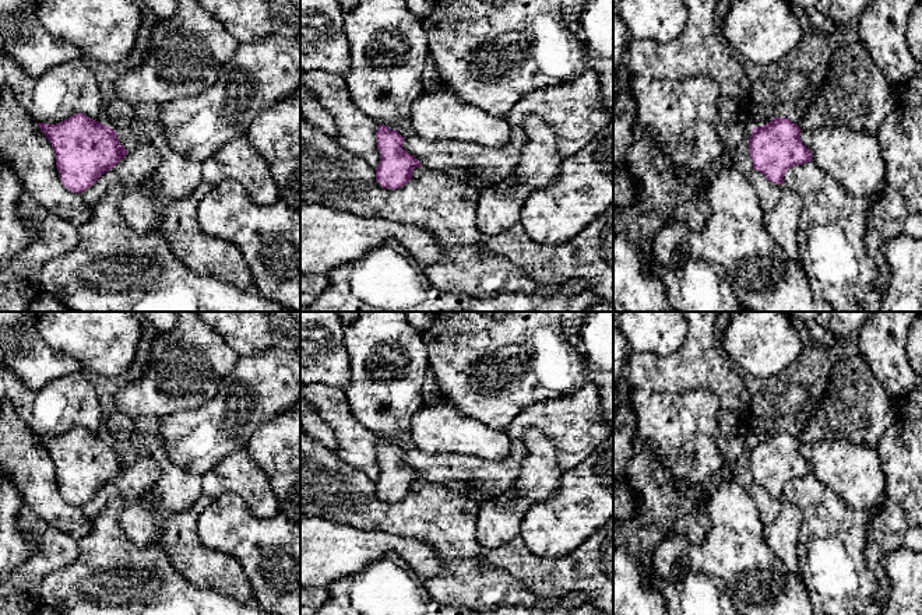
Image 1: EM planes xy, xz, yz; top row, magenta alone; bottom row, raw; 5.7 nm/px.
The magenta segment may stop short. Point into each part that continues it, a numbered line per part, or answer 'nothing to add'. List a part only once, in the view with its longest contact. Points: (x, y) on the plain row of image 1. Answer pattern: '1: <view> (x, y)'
nothing to add

